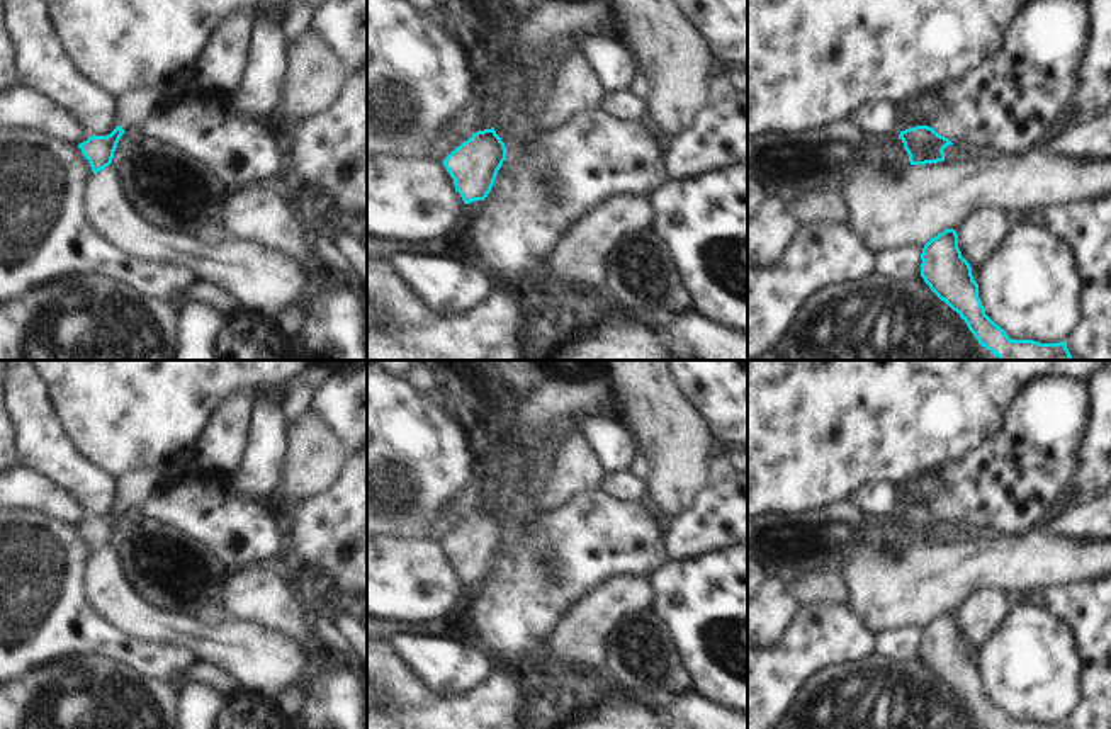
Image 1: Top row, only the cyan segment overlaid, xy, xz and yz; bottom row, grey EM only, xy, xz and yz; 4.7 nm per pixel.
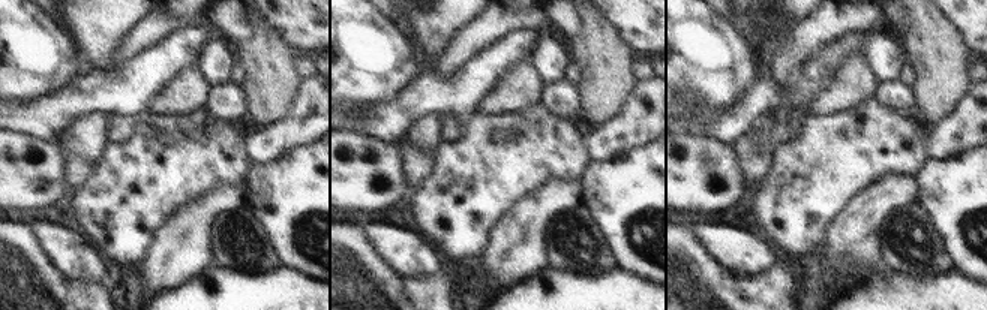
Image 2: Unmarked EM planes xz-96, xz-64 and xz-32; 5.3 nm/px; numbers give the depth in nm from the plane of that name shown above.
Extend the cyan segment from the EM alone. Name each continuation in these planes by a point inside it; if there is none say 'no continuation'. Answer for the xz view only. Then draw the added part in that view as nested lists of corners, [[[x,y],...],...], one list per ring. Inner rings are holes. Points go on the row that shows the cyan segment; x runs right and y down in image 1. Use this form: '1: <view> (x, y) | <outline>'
no continuation

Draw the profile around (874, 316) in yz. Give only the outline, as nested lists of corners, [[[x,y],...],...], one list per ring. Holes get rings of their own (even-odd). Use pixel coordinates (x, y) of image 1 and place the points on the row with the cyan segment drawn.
[[[877,270],[812,291],[776,343],[756,360],[999,360],[921,275],[899,280]]]

